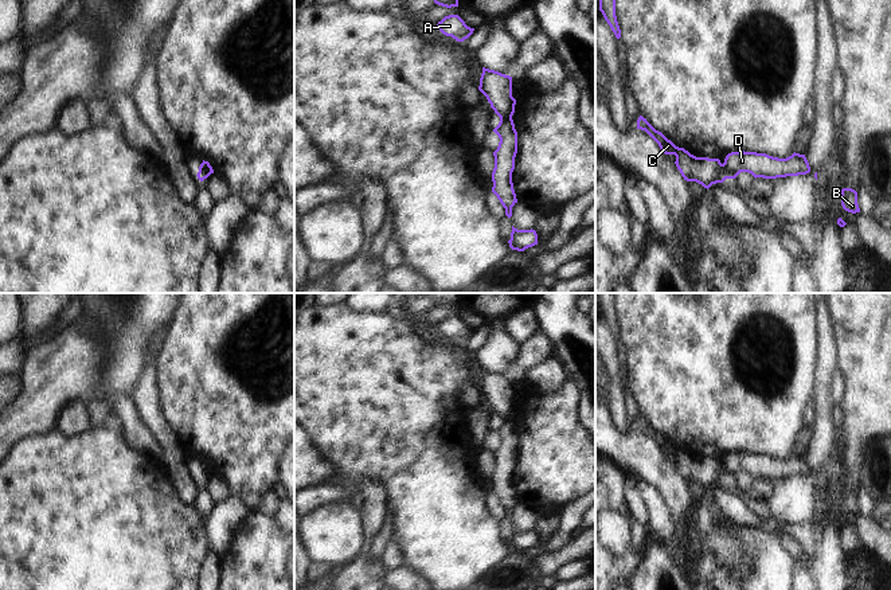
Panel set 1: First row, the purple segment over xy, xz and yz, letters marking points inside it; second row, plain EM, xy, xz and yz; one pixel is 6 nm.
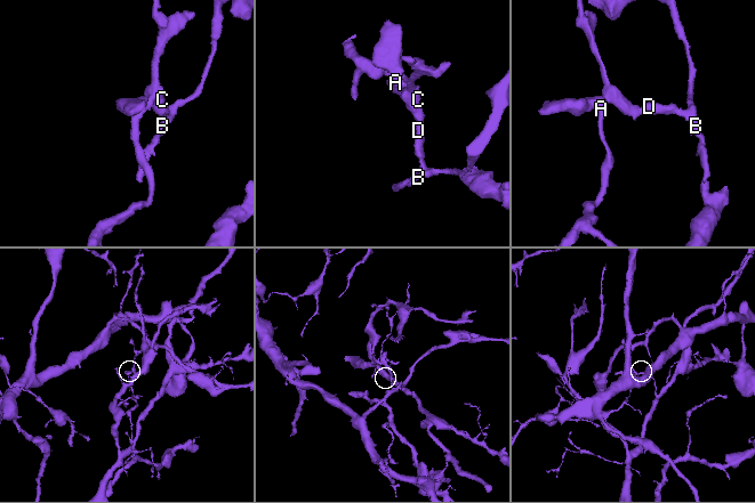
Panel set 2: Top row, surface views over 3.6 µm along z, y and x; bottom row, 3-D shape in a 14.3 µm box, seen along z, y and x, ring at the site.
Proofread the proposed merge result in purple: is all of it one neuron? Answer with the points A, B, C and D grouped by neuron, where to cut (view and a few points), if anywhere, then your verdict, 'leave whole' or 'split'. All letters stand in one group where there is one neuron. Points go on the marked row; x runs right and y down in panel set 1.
A C / B D; cut in yz along (722, 164), (726, 178); split

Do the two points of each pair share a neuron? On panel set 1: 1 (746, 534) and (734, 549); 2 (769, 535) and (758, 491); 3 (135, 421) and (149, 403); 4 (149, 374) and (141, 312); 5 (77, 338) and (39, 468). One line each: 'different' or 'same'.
1: different
2: different
3: different
4: different
5: different

